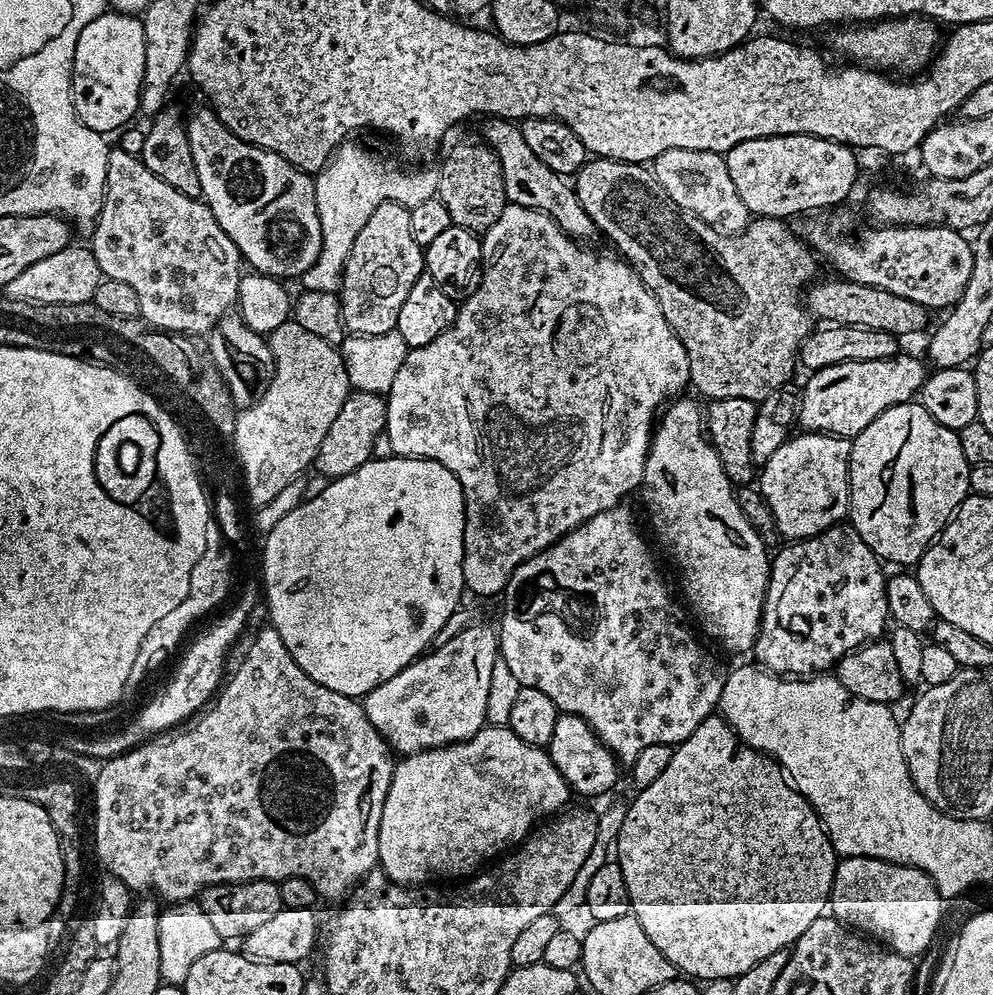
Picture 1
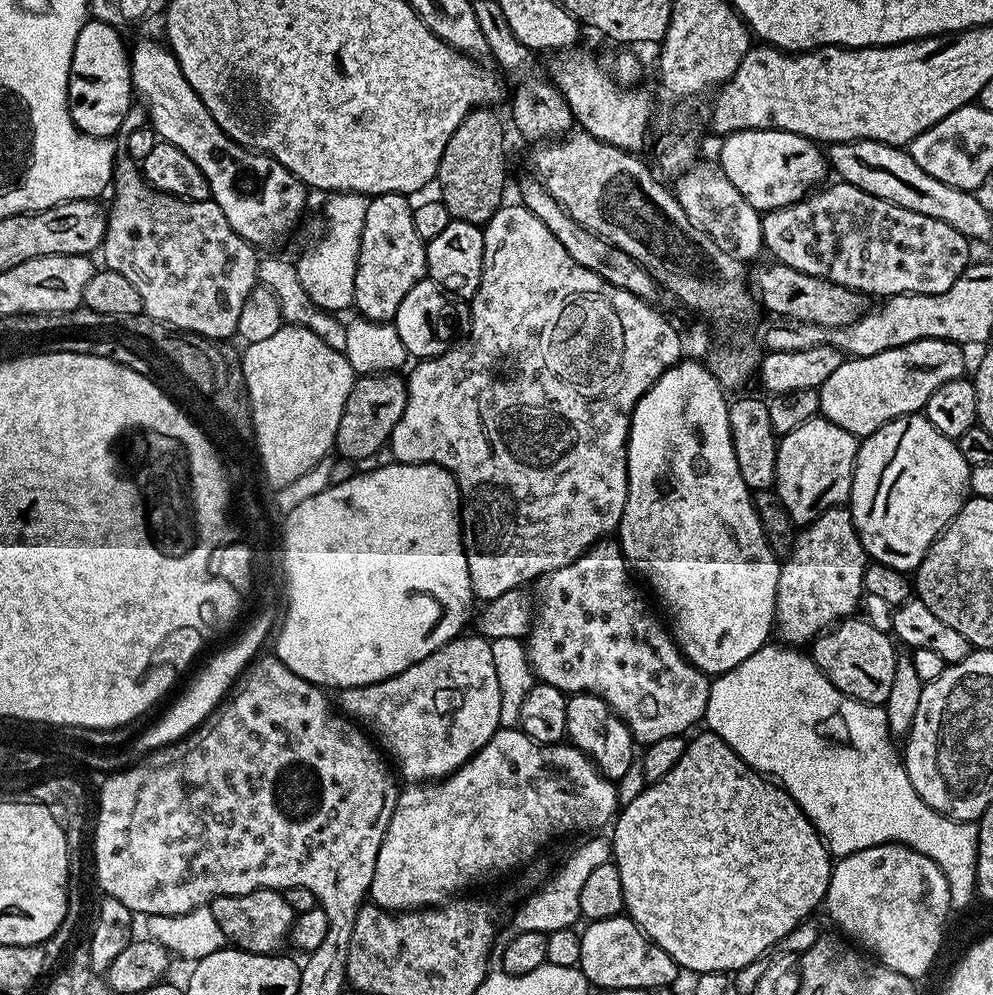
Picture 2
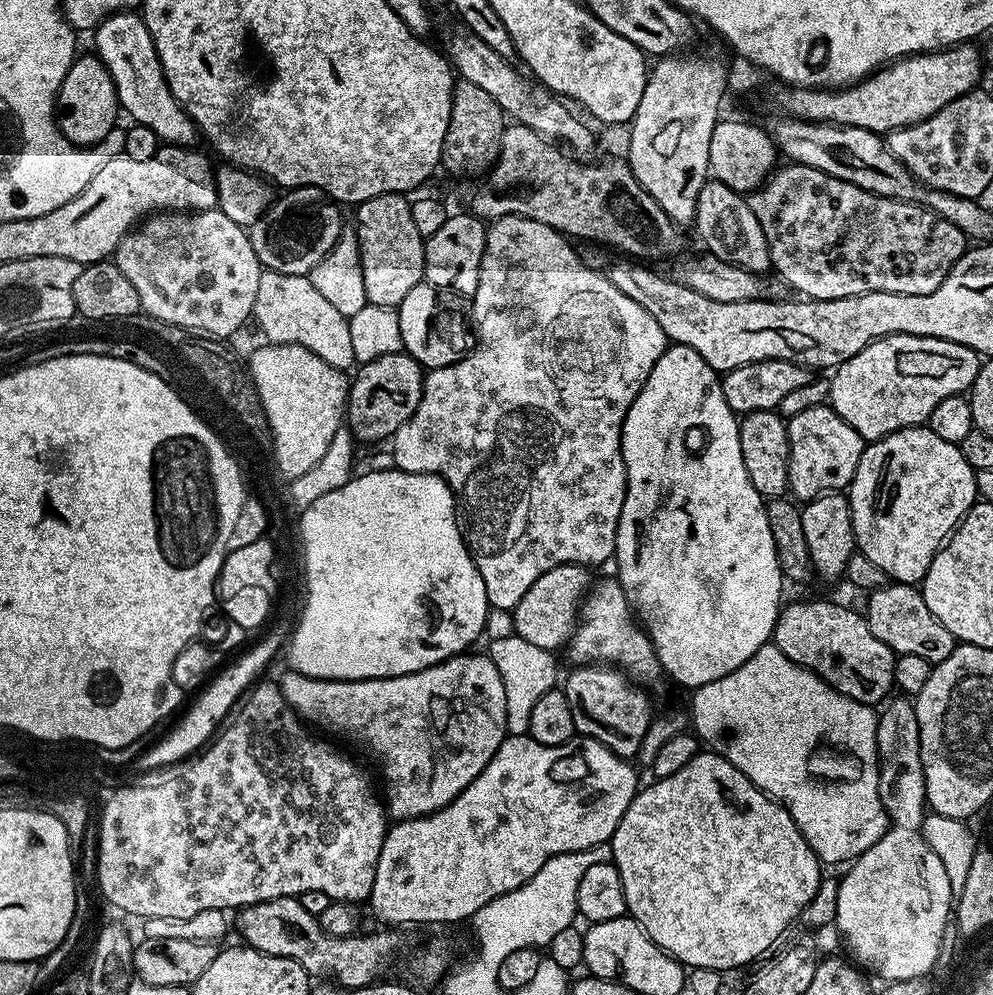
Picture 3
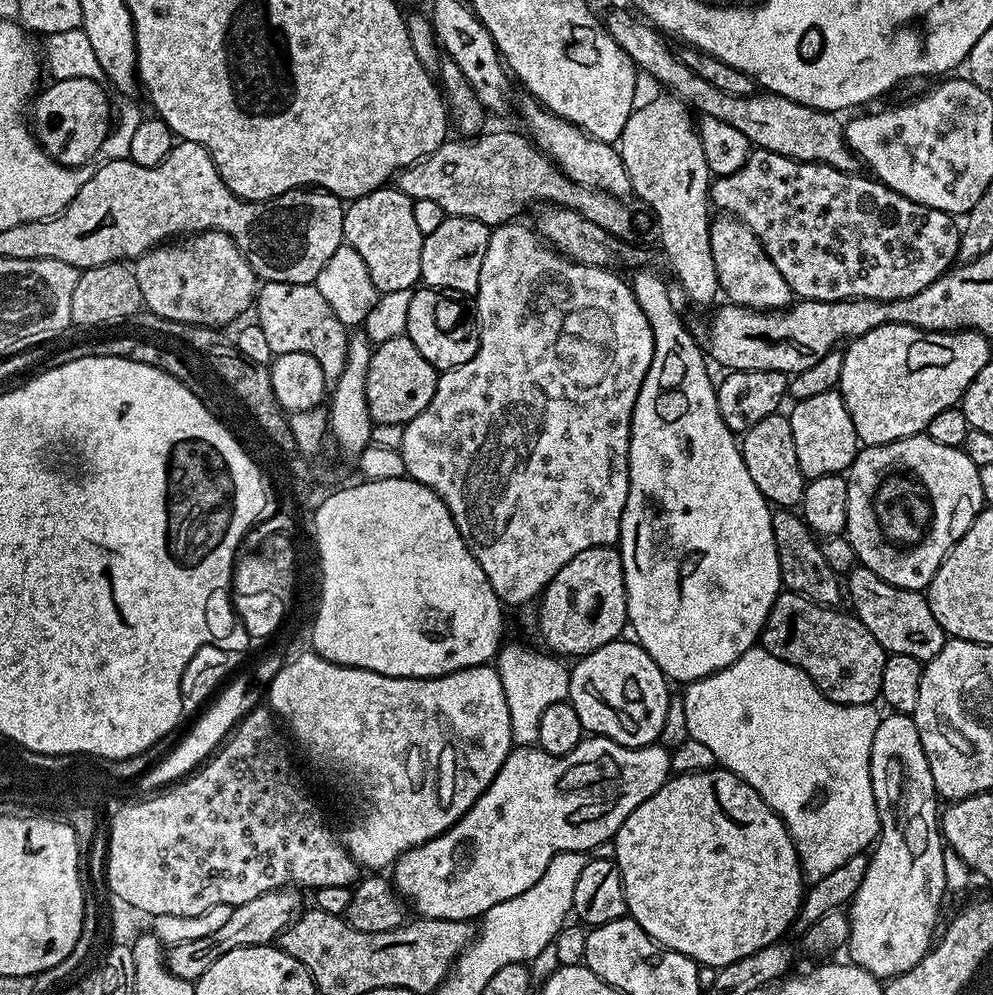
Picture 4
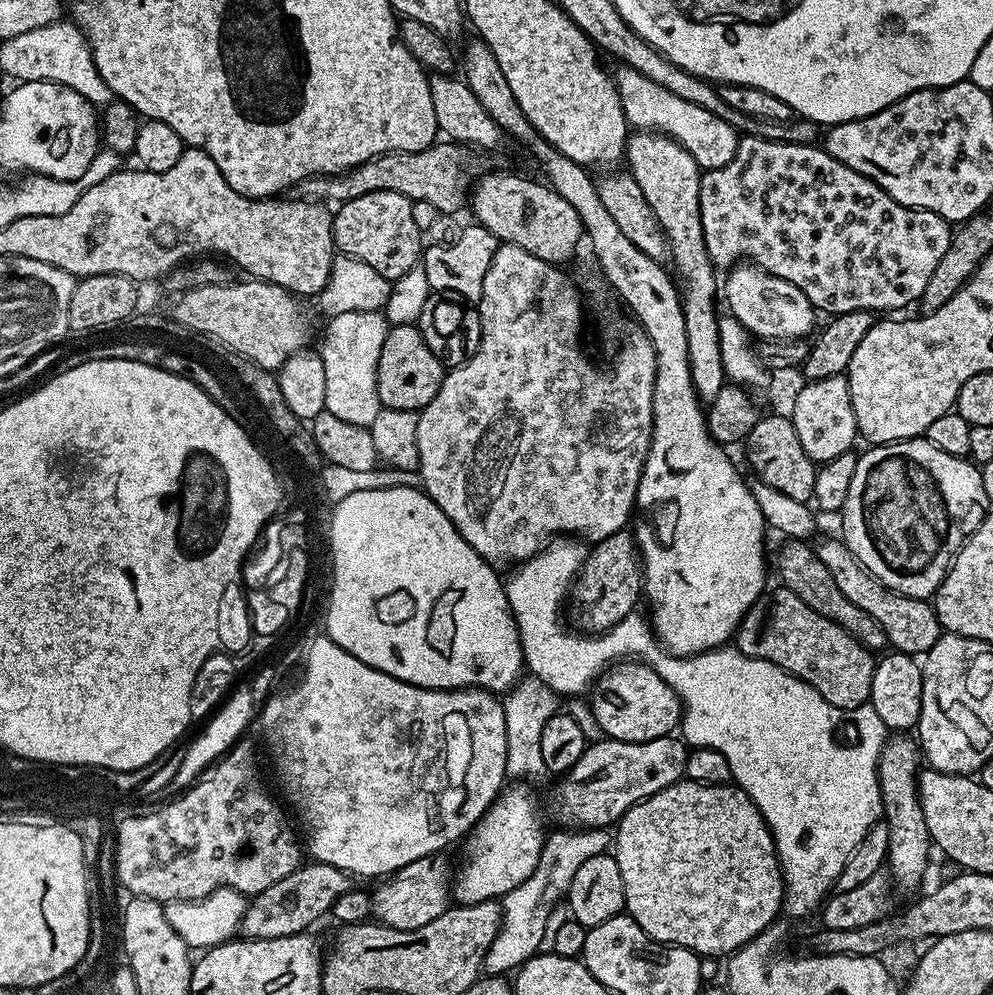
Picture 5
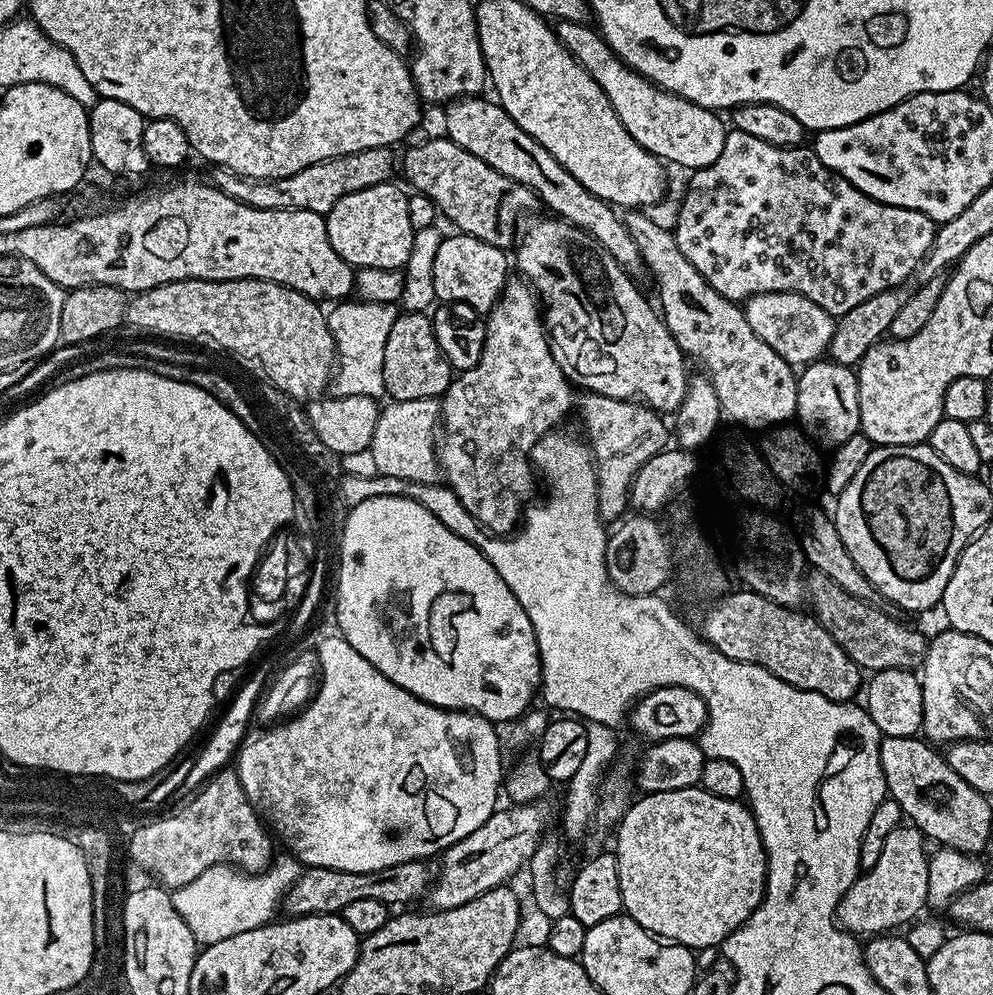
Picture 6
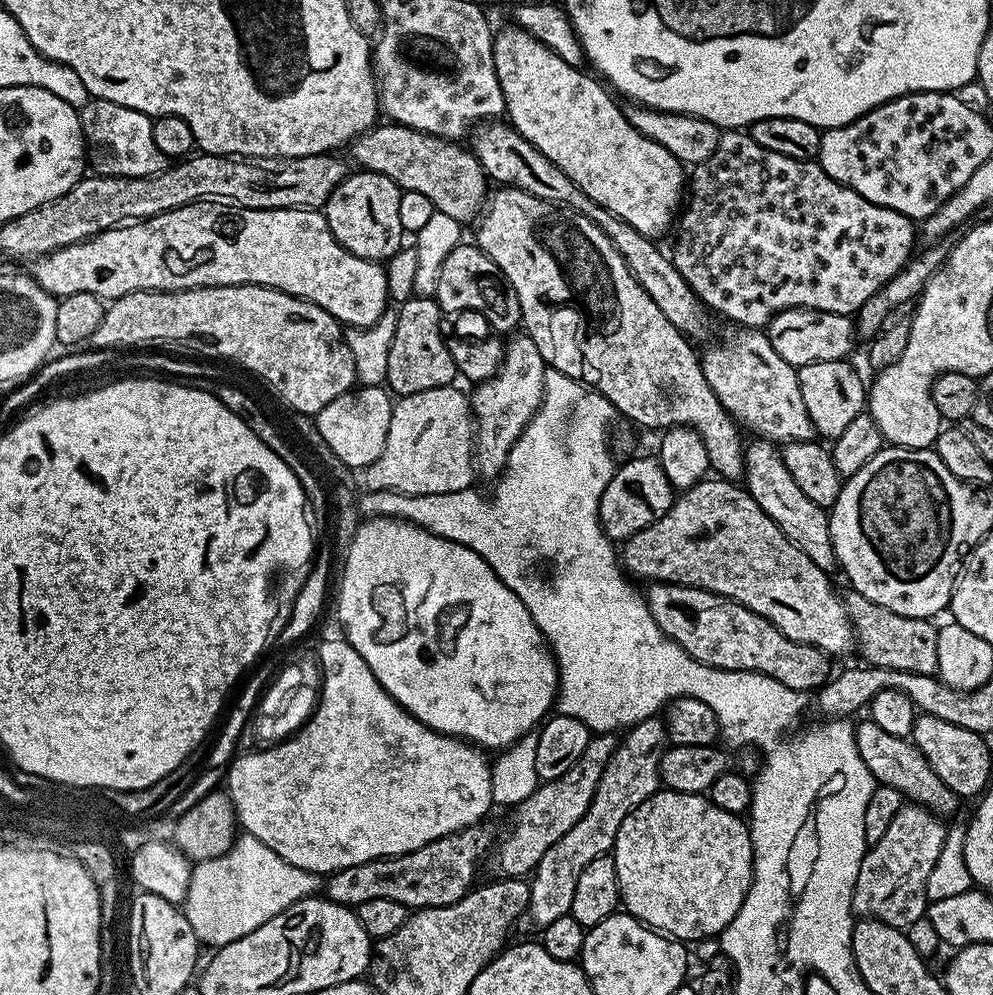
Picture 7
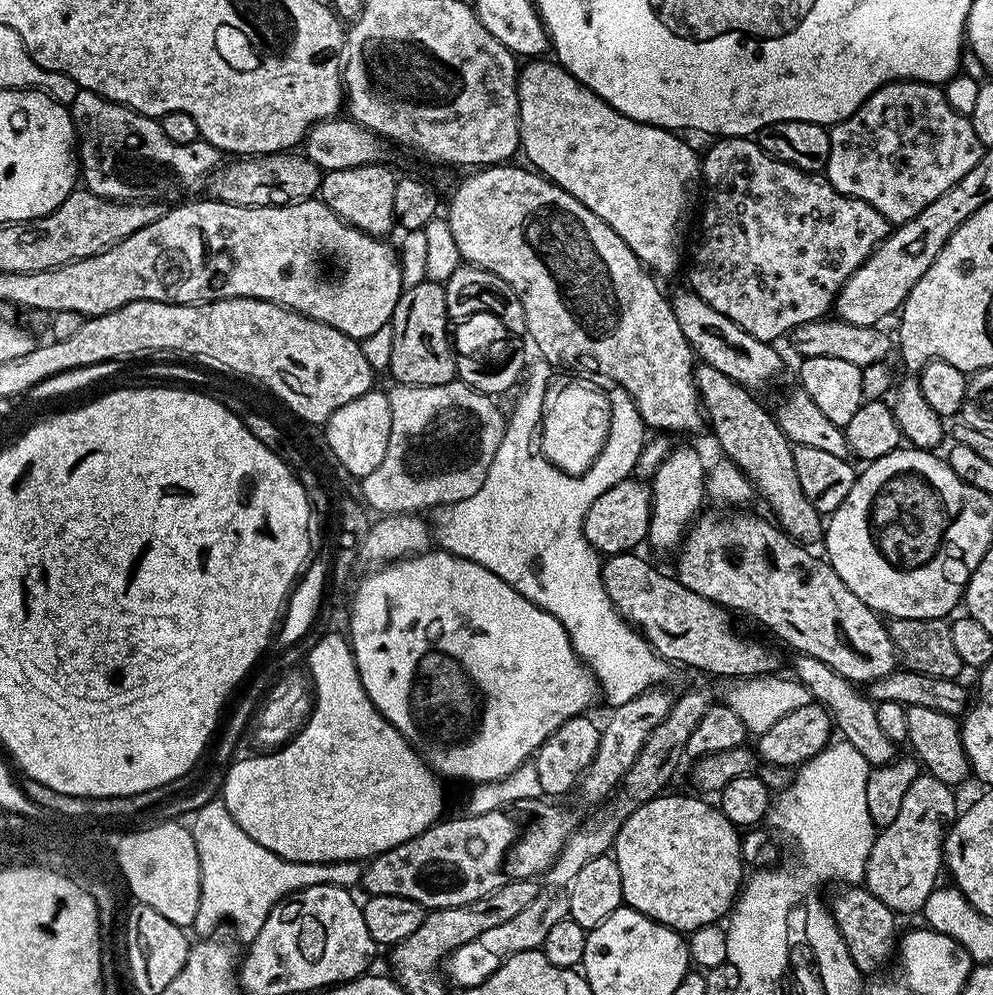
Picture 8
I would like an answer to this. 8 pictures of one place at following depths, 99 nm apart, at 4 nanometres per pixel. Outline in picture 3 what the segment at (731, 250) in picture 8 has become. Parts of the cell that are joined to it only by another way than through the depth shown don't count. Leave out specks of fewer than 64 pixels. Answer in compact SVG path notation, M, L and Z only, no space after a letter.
M791 162L783 166L746 203L768 243L771 267L801 297L837 300L867 292L930 294L965 254L964 232L922 204L870 194L810 166Z

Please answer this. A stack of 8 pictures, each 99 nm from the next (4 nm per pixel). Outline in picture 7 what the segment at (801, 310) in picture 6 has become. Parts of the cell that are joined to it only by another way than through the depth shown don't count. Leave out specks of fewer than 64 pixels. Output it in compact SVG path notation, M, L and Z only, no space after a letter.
M792 308L778 313L766 326L766 335L774 350L795 368L814 361L847 359L856 343L855 323L851 317L833 312L810 311L808 308Z

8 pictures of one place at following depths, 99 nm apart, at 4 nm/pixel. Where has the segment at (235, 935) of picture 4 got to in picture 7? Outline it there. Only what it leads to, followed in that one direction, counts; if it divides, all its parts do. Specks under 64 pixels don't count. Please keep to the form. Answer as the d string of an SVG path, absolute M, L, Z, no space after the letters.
M483 823L472 824L410 854L387 856L381 860L362 862L358 866L346 866L327 877L327 899L355 906L374 898L390 898L390 902L402 902L410 910L456 904L472 891L477 883L476 871L479 870L484 855L493 851L494 836L492 840L491 830L484 827Z

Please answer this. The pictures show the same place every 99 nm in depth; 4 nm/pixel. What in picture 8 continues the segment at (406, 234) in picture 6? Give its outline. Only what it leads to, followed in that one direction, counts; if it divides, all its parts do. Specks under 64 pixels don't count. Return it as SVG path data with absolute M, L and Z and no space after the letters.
M384 164L324 172L320 178L318 196L330 210L334 210L334 214L341 216L348 224L353 224L359 232L384 238L394 228L394 190L397 179L397 173L392 173Z

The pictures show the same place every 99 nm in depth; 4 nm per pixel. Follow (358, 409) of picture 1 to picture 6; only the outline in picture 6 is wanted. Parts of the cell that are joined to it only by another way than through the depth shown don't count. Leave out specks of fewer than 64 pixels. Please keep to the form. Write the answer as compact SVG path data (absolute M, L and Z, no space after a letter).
M405 310L397 315L394 327L390 329L390 338L386 338L386 359L382 361L382 378L385 393L392 400L434 400L443 397L448 391L454 379L454 369L434 338L431 315Z

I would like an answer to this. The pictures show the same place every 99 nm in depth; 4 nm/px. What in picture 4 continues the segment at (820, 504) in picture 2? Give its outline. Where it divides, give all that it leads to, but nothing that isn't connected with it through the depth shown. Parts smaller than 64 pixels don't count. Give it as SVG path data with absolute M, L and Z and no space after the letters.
M839 391L817 394L814 398L795 401L792 412L787 413L790 430L794 434L794 451L798 453L798 466L808 480L823 476L839 476L847 473L856 460L858 441L854 422L846 410L846 402Z

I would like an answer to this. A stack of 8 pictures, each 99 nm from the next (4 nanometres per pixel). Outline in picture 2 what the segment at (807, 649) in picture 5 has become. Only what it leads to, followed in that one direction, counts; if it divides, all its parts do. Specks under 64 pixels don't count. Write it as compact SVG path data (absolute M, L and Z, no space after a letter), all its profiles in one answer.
M860 619L842 620L821 632L811 641L810 655L822 675L838 690L842 690L842 694L867 704L883 706L890 695L890 686L893 685L898 648L893 637L885 629L884 633L870 621Z

